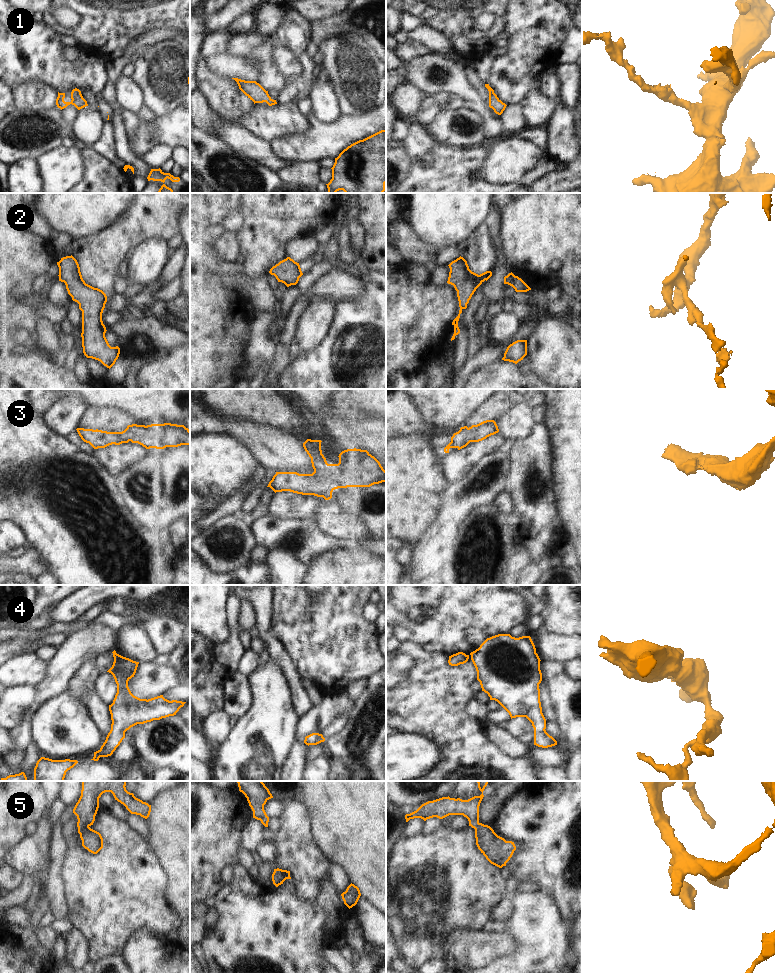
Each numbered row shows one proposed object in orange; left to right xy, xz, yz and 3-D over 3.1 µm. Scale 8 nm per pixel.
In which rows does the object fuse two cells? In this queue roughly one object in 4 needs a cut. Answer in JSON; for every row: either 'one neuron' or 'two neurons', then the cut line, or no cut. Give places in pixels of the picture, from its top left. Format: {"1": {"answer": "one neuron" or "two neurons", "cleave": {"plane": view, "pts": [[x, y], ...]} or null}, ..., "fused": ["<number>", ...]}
{"1": {"answer": "one neuron", "cleave": null}, "2": {"answer": "one neuron", "cleave": null}, "3": {"answer": "one neuron", "cleave": null}, "4": {"answer": "one neuron", "cleave": null}, "5": {"answer": "one neuron", "cleave": null}, "fused": []}

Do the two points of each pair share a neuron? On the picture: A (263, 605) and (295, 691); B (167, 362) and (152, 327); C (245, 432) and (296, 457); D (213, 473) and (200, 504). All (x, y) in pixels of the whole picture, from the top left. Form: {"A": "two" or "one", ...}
{"A": "one", "B": "two", "C": "one", "D": "two"}

